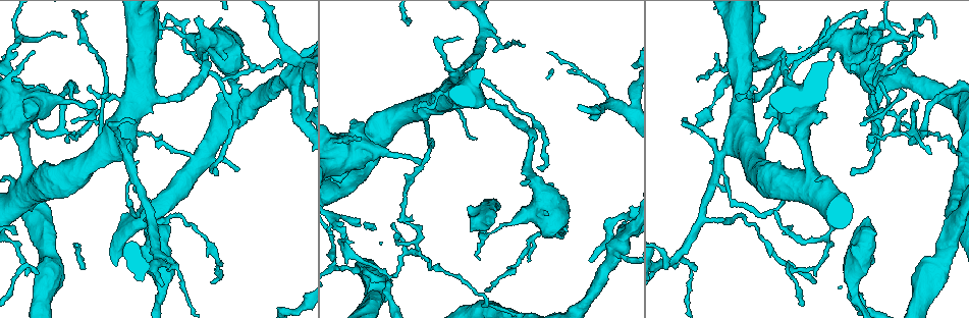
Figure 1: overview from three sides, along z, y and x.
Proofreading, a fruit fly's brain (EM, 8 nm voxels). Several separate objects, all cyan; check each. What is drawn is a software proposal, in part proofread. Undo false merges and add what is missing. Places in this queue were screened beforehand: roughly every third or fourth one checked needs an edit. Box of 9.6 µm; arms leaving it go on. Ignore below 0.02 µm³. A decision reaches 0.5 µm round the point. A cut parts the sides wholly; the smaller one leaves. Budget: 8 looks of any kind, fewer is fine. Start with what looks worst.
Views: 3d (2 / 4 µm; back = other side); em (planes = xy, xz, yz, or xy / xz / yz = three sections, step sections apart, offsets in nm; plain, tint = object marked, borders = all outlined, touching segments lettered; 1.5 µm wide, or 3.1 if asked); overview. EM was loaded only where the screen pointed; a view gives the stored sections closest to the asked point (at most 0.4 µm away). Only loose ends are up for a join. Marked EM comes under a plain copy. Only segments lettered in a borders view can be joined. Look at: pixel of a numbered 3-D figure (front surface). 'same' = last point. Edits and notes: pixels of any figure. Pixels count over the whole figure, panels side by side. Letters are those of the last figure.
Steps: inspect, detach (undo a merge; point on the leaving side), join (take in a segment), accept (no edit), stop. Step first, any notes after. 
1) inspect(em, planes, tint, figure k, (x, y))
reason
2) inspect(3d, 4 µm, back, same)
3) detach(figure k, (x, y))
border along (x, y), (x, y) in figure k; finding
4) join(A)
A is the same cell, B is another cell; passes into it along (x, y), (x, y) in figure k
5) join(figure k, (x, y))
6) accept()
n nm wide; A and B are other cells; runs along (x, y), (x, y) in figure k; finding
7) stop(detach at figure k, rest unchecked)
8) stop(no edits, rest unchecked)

inspect(3d, 4 µm, figure 1, (423, 257))
abrupt turn

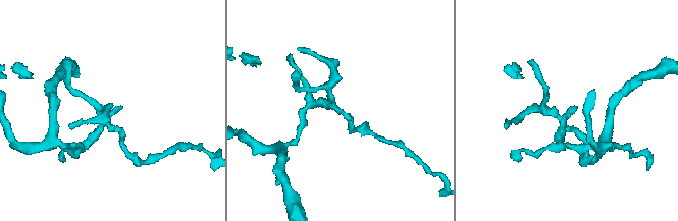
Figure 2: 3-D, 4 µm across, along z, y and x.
inspect(em, planes, borders, figure 2, (572, 127))
now the EM

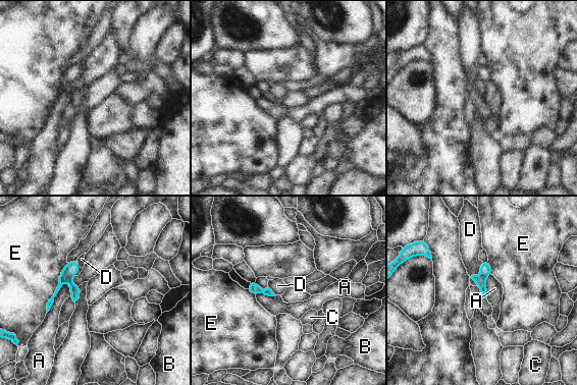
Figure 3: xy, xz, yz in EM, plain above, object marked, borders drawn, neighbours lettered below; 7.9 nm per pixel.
detach(figure 3, (485, 269))
E touches over 420 nm; A, B, C, D and E are other cells; border along (480, 275), (485, 278) in figure 3; two neurons meet here

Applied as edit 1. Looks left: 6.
inspect(em, planes, borders, figure 1, (791, 268))
abrupt turn

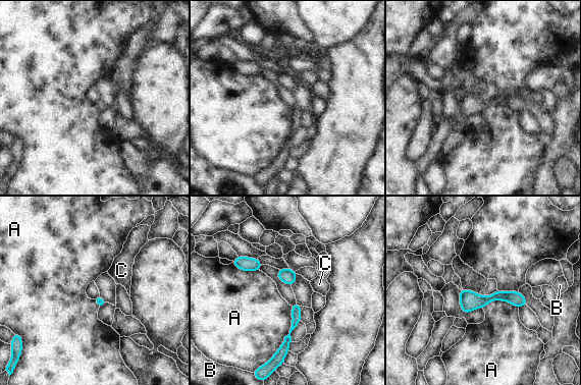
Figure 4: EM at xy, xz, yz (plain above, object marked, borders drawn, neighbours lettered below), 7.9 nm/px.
accept()
A, B and C are other cells; runs along (461, 298), (512, 296), (524, 303) in figure 4; all the same neuron

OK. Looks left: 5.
stop(detach at figure 3, rest unchecked)

